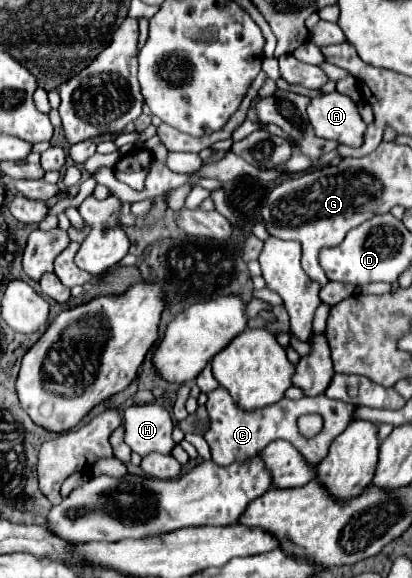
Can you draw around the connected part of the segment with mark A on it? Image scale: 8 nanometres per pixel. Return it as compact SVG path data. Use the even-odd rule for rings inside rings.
M339 92L321 94L311 100L307 108L315 134L327 140L335 140L343 146L359 148L365 140L367 124L363 122L357 104Z

